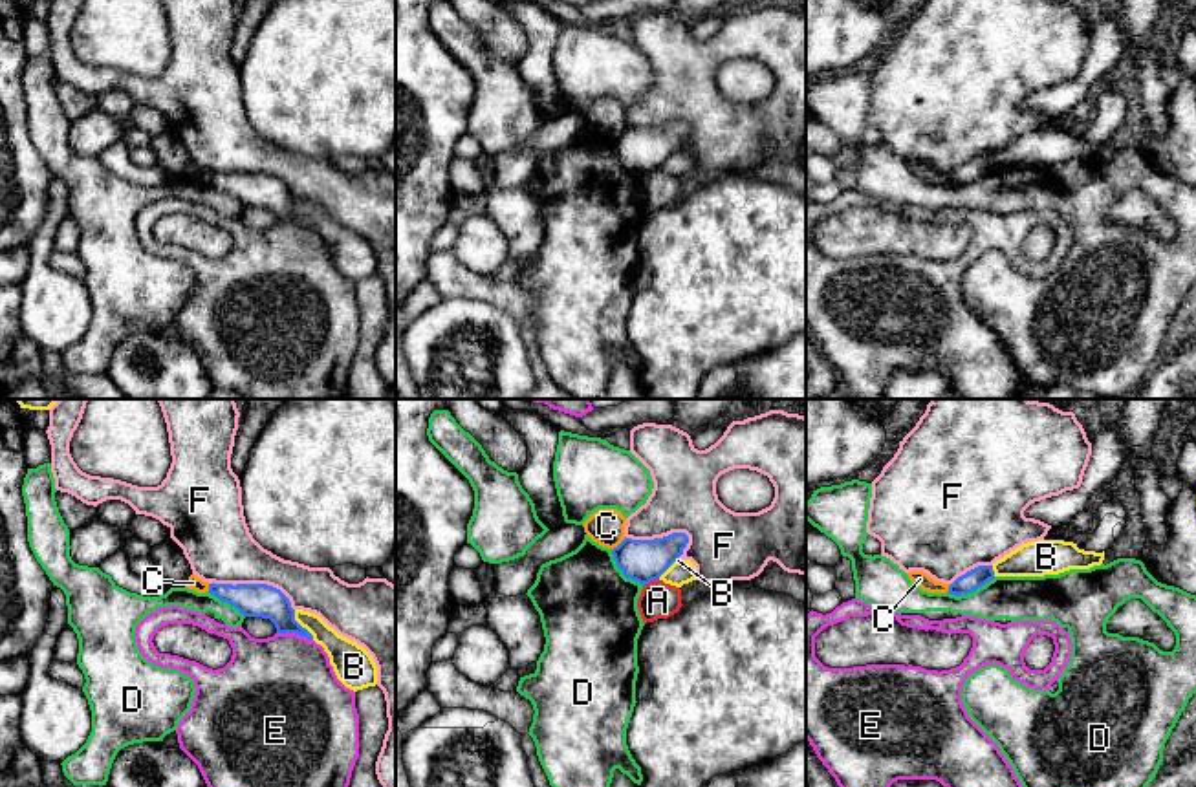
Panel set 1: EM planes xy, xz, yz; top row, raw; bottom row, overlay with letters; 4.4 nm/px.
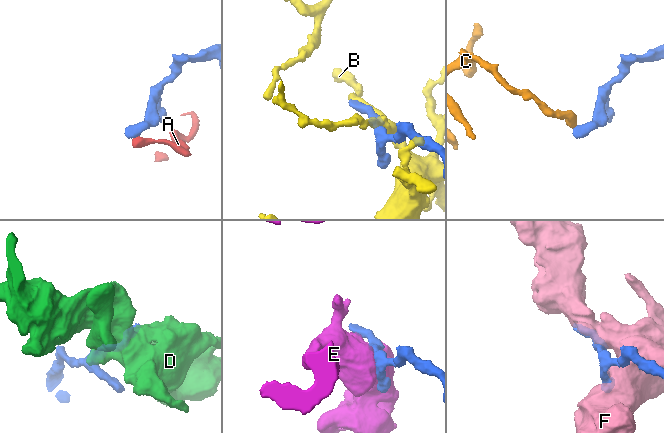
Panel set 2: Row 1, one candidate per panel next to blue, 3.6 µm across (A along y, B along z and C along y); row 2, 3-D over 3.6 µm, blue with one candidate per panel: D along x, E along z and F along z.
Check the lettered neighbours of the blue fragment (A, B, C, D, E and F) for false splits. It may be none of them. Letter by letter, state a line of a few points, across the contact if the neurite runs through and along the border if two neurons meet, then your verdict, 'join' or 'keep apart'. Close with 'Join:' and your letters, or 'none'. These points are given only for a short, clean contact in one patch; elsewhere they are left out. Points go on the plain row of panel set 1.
A: line xz (658, 167), (643, 176); keep apart
B: keep apart
C: line xz (625, 127), (612, 140); keep apart
D: line yz (995, 167), (971, 182), (947, 183); keep apart
E: keep apart
F: keep apart
Join: none

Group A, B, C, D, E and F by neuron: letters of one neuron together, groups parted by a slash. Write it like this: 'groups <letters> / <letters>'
groups A / B / C / D / E / F

